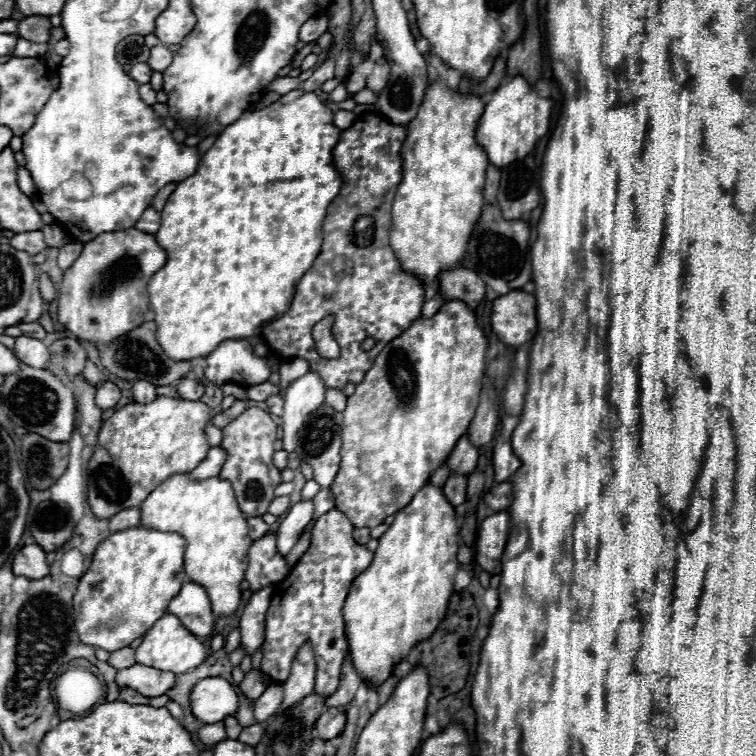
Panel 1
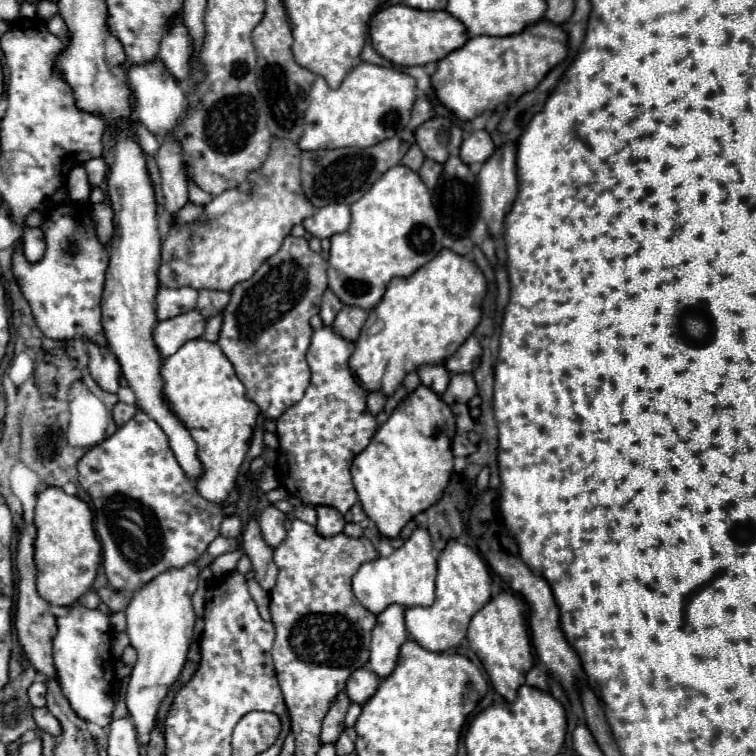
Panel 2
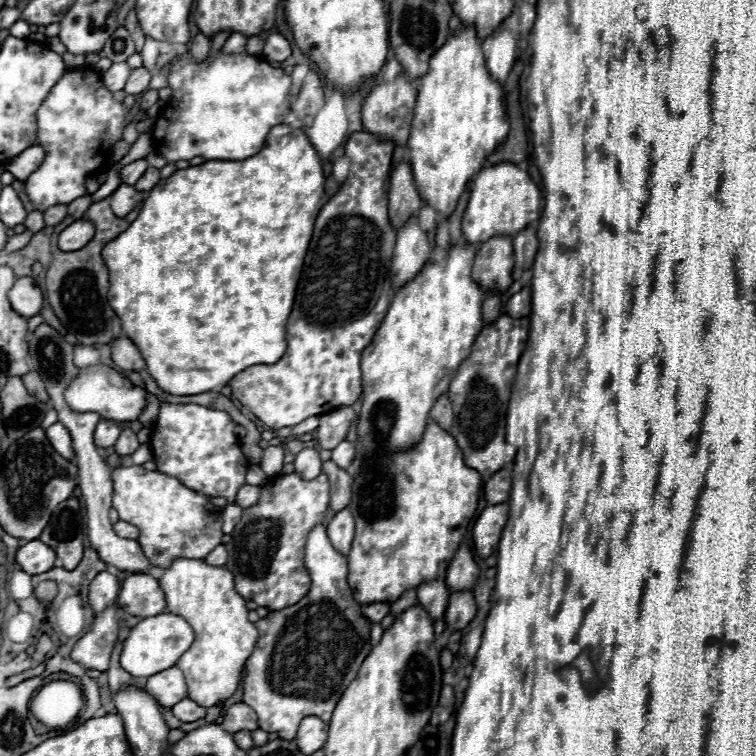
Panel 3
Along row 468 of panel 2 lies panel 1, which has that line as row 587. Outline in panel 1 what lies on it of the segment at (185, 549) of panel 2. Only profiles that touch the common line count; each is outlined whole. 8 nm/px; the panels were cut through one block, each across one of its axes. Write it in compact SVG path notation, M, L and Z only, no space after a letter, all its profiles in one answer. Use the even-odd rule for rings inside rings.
M136 526L136 528L128 528L128 530L110 534L96 548L92 564L86 570L86 574L80 578L78 592L74 594L74 628L80 636L80 640L88 646L114 652L114 650L130 646L136 638L140 638L158 618L162 618L166 614L170 600L190 580L184 572L184 550L186 550L186 538L178 532L160 532L154 528ZM112 616L122 616L124 624L120 624L112 630L100 630L98 626Z

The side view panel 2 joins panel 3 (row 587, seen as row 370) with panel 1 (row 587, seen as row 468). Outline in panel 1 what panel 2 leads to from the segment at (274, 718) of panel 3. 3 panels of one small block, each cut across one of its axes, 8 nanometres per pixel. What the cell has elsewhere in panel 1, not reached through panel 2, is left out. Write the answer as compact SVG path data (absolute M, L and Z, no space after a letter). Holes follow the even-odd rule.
M330 510L328 514L320 516L314 522L310 548L296 562L290 574L276 584L266 614L266 640L262 658L262 670L274 682L284 682L288 678L290 664L298 648L308 640L316 654L316 692L330 696L338 690L340 666L348 654L342 606L350 584L370 566L374 556L374 552L370 552L366 546L354 542L352 530L352 522L340 510Z

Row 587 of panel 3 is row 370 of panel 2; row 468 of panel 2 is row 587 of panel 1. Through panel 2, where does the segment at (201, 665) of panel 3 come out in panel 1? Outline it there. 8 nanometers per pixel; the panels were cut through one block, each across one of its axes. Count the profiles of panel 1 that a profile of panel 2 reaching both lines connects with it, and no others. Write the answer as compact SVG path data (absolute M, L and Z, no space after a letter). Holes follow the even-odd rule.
M188 472L172 474L140 504L140 524L162 532L180 532L188 540L186 574L208 592L214 616L226 616L240 606L240 584L246 572L246 554L252 546L248 522L236 504L232 484L218 476L192 480Z

